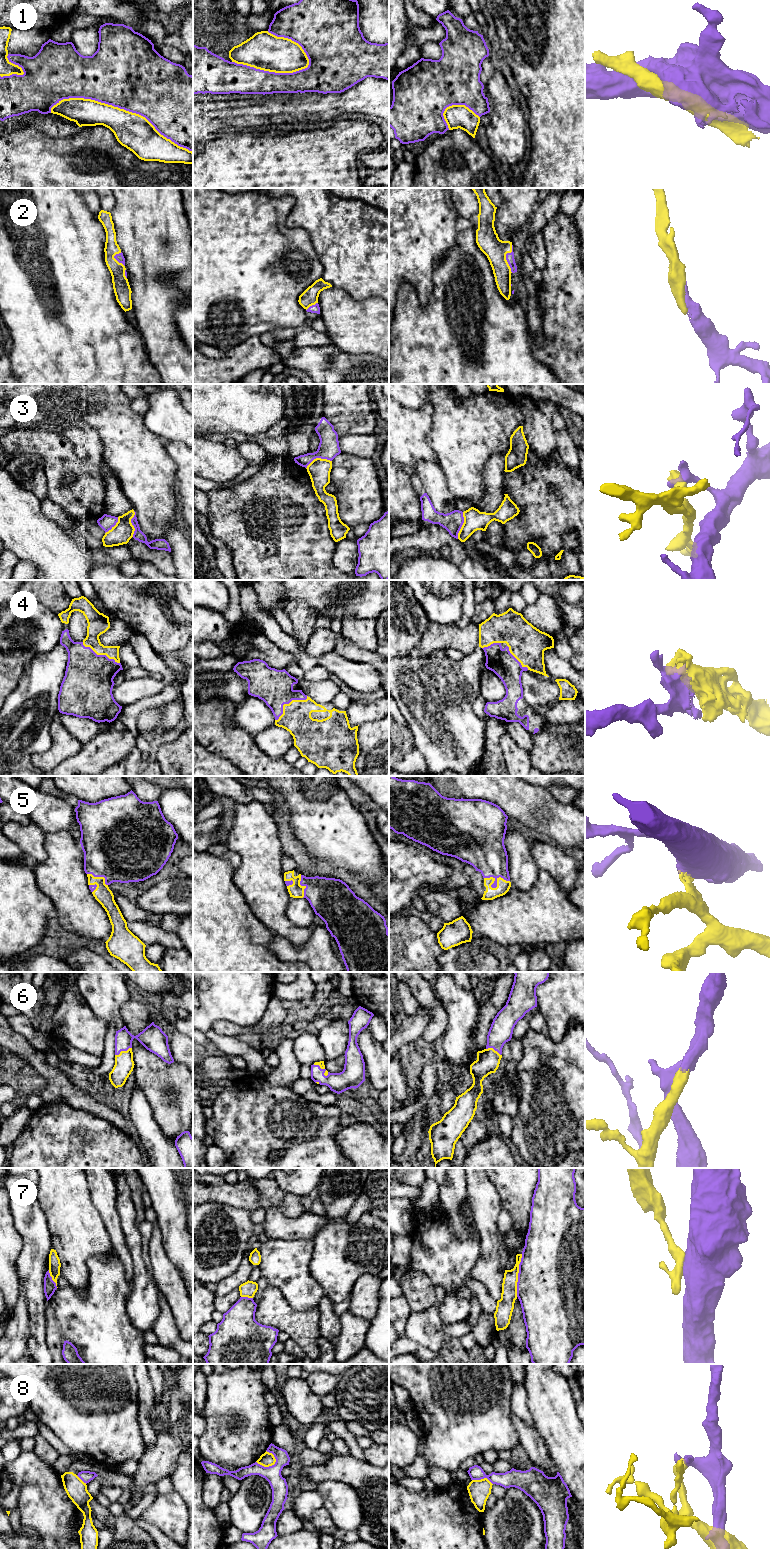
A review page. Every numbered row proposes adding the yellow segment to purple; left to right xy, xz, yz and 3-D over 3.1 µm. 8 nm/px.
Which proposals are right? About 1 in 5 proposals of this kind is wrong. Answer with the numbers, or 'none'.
2, 4, 5, 6

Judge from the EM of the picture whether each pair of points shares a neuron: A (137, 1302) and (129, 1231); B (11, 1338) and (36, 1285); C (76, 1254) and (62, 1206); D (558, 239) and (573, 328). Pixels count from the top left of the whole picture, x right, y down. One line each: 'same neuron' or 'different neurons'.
A: same neuron
B: different neurons
C: same neuron
D: same neuron

